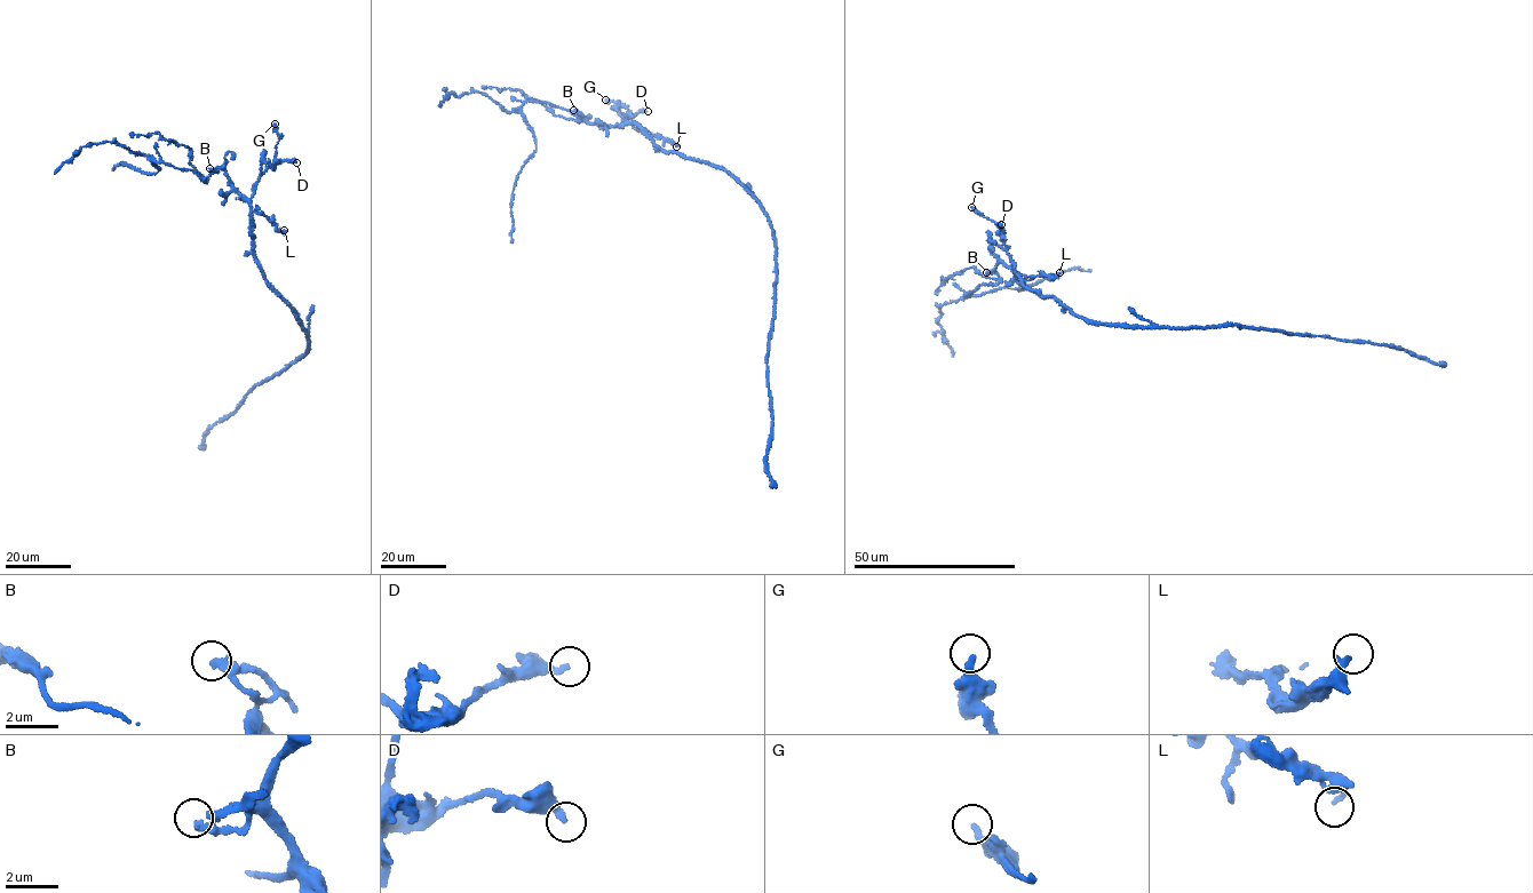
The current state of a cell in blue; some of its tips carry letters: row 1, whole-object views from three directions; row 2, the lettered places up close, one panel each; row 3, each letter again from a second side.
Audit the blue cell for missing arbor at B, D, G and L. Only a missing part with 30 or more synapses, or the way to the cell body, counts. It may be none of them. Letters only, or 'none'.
none

